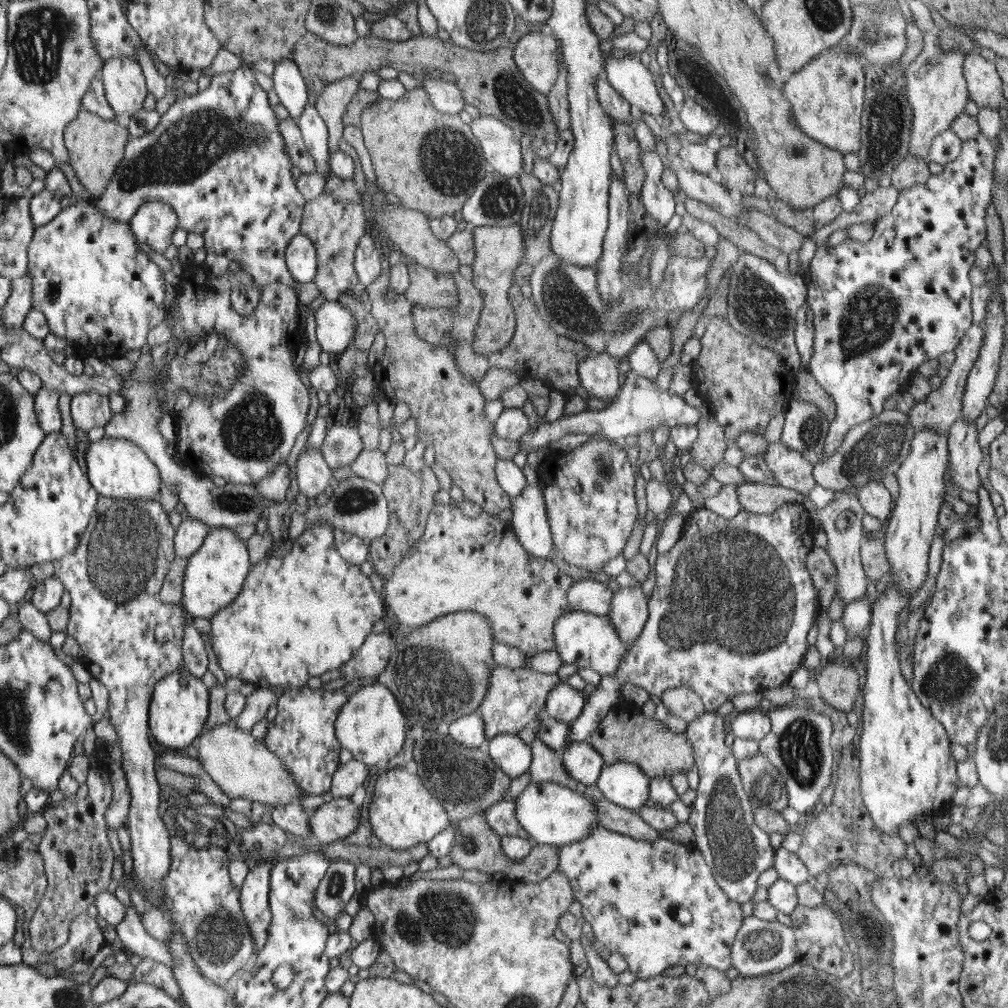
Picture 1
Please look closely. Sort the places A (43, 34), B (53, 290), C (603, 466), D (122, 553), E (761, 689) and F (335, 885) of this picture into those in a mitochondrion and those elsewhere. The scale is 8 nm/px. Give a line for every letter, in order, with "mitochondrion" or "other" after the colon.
A: mitochondrion
B: other
C: mitochondrion
D: mitochondrion
E: other
F: mitochondrion

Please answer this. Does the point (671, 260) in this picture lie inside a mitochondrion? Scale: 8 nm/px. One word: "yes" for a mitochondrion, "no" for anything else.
no

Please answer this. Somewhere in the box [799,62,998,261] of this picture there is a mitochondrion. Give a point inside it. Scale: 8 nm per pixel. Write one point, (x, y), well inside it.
(883, 136)

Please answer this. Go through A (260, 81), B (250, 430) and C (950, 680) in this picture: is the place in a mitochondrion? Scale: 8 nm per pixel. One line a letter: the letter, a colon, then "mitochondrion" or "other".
A: other
B: mitochondrion
C: mitochondrion

